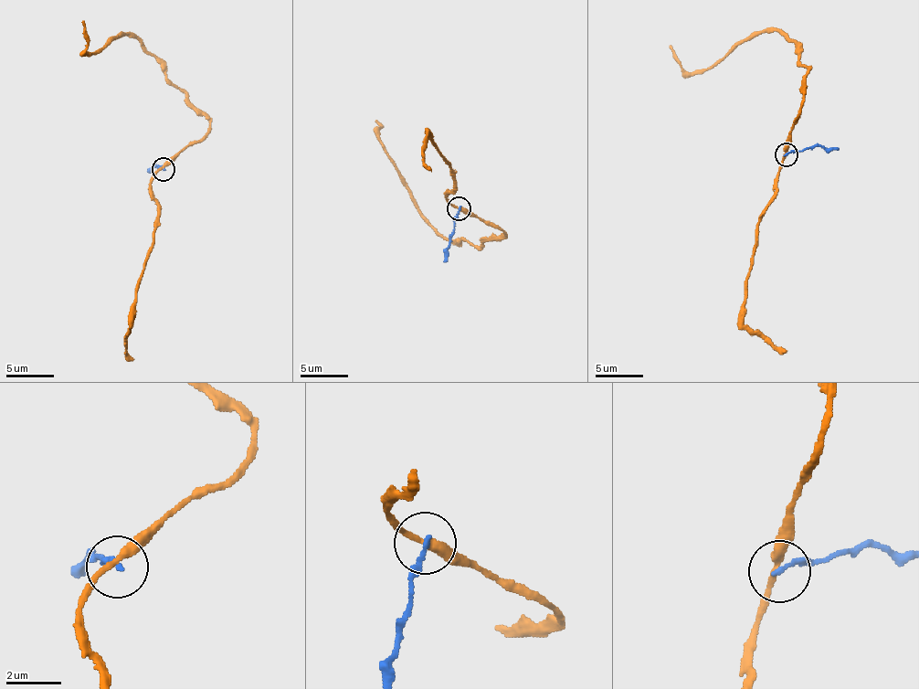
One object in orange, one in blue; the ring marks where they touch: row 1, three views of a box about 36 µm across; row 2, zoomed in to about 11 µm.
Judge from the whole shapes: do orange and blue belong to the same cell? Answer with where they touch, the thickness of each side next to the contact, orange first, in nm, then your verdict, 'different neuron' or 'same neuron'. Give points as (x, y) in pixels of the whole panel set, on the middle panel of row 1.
at (459, 208); 280 nm thick on the orange side, 190 nm on the other; different neuron

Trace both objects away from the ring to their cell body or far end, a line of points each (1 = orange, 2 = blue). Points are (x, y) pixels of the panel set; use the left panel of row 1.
1: (163, 169), (198, 141), (209, 120), (136, 37), (122, 34), (85, 54), (86, 26), (81, 21)
2: (163, 170), (153, 164), (148, 171)

